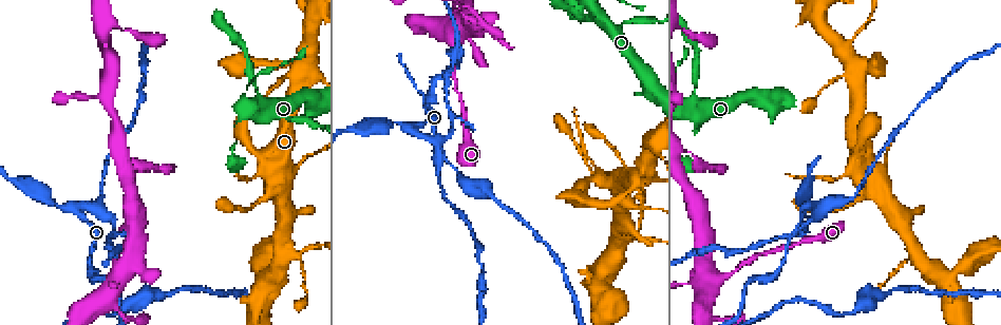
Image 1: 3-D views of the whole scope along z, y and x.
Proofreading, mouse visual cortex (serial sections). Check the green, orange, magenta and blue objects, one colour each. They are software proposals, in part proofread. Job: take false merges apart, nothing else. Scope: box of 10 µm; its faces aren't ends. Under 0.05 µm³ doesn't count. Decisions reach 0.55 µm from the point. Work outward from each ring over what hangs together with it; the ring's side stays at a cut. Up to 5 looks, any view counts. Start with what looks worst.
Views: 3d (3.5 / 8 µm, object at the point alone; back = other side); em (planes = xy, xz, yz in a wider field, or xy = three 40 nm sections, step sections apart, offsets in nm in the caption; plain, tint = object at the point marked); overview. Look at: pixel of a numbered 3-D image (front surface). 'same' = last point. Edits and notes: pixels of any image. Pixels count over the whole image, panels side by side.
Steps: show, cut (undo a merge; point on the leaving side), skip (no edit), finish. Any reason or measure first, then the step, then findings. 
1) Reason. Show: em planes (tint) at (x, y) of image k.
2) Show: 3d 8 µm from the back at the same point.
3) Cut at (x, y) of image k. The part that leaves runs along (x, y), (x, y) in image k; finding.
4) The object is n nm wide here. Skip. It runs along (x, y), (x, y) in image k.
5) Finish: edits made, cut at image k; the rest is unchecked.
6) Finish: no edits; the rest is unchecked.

A narrow waist. Show: 3d 3.5 µm at (594, 17) of image 1.

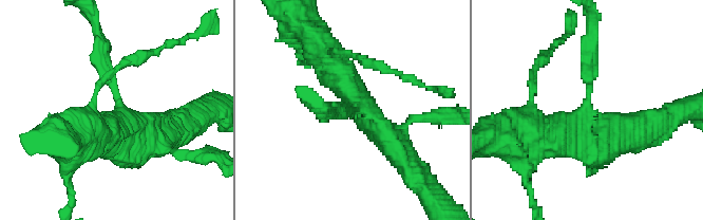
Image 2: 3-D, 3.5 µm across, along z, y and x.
The arms are 200, 350 nm wide; now the EM. Show: em xy step 1 (tint) at (353, 108) of image 2.

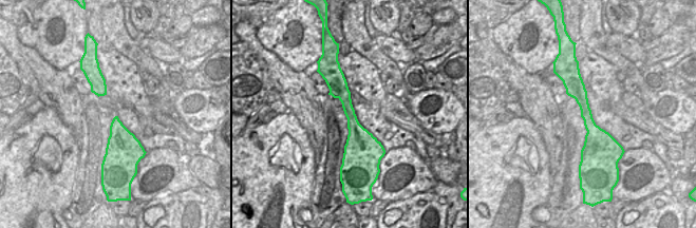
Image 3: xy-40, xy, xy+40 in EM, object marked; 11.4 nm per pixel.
Skip. It runs along (141, 141), (132, 141), (106, 75), (96, 23) in image 2; continuous, no second cell.

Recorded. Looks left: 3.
Four-way junction. Show: 3d 3.5 µm at (118, 276) of image 1.

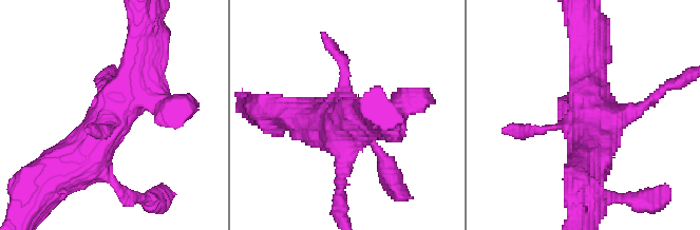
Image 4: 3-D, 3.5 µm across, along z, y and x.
4 arms meet here; the arms are 150, 150, 450, 600 nm wide; shape alone is not enough. Show: em planes (tint) at (350, 132) of image 4.

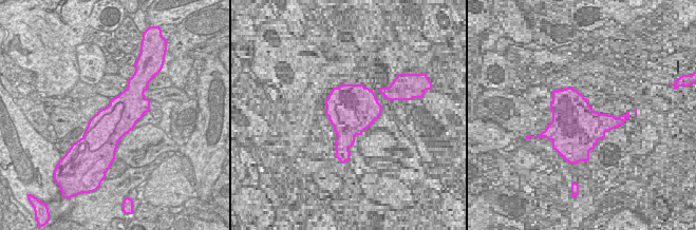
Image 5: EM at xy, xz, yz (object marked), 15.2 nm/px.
Cut it another way. Show: em xy step 5 (tint) at the same point.

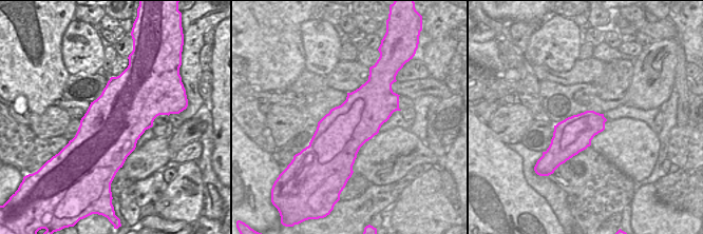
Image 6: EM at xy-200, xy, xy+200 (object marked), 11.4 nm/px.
The object is 550 nm wide here. Skip. It runs along (338, 192), (345, 135), (380, 119) in image 4; all the same cell.

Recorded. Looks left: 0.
Finish: no edits; the rest is unchecked.

